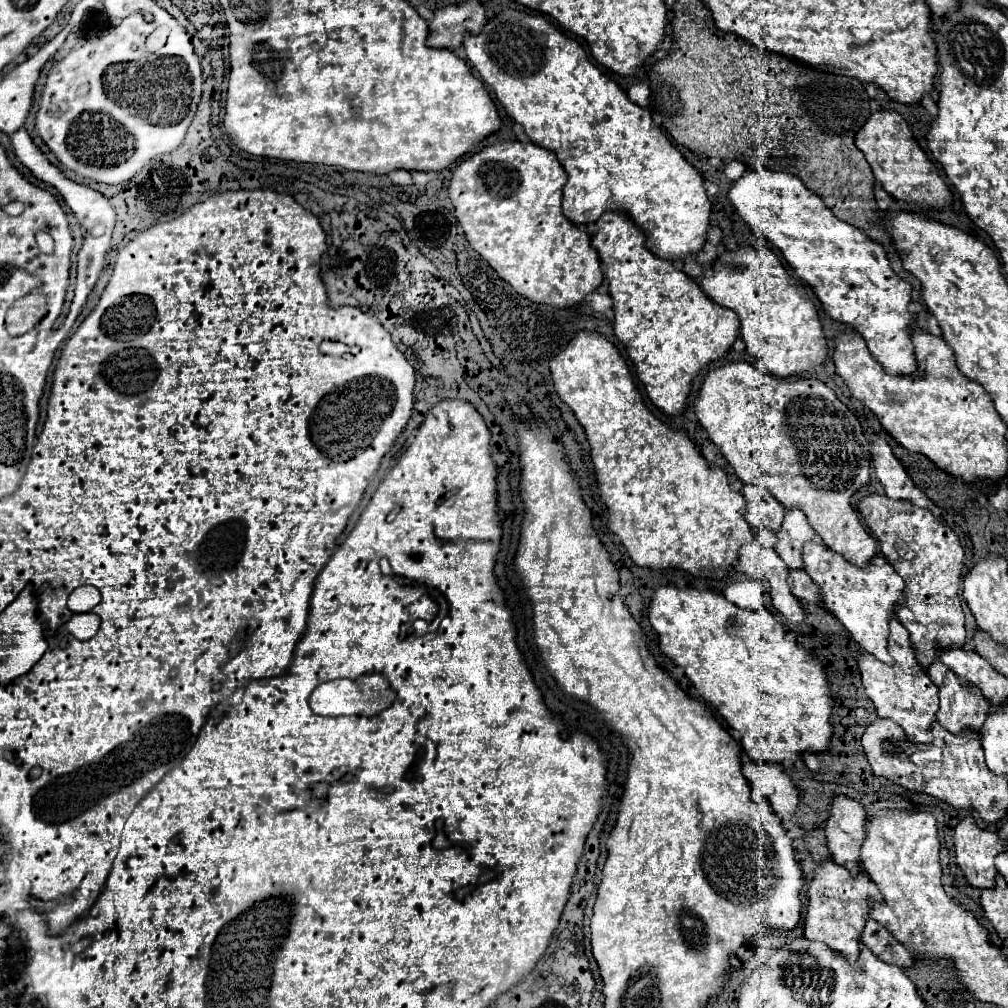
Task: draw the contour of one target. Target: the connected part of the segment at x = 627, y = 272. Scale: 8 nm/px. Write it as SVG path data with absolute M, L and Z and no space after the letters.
M603 213L597 221L597 233L591 243L597 249L603 263L603 273L609 279L609 293L615 311L615 337L625 345L629 359L635 363L637 377L645 385L645 391L655 407L669 417L683 413L687 407L693 379L699 375L699 371L707 363L721 359L731 349L735 339L739 339L741 327L737 313L713 303L691 277L675 269L673 265L657 259L645 247L645 235L635 227L633 221L629 221L625 213Z

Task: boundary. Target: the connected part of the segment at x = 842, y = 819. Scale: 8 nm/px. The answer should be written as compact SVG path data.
M835 797L831 817L825 825L827 847L833 859L853 875L865 873L859 859L859 849L865 841L865 817L867 811L849 797Z

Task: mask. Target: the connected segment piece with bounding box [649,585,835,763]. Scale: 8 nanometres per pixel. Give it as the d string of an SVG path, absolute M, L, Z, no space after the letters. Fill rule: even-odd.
M667 585L655 591L649 607L649 621L659 635L661 653L665 653L677 667L683 667L699 695L741 733L741 747L753 761L795 763L805 753L817 755L829 751L833 735L831 711L835 707L835 697L831 693L827 673L813 655L799 649L795 641L787 639L787 631L767 609L739 609L719 593Z

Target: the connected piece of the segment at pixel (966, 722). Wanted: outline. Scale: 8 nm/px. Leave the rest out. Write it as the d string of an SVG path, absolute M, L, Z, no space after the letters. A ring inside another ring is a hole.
M947 671L945 683L939 687L939 699L939 725L943 725L953 735L963 735L965 731L981 735L983 723L989 715L989 703L979 695L977 689L963 687L957 675L953 675L953 671Z

